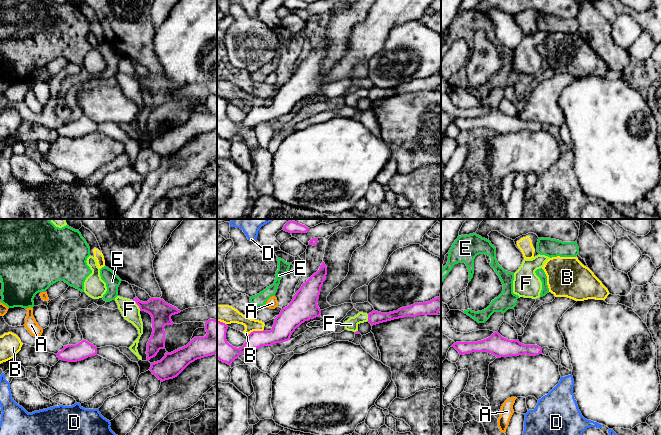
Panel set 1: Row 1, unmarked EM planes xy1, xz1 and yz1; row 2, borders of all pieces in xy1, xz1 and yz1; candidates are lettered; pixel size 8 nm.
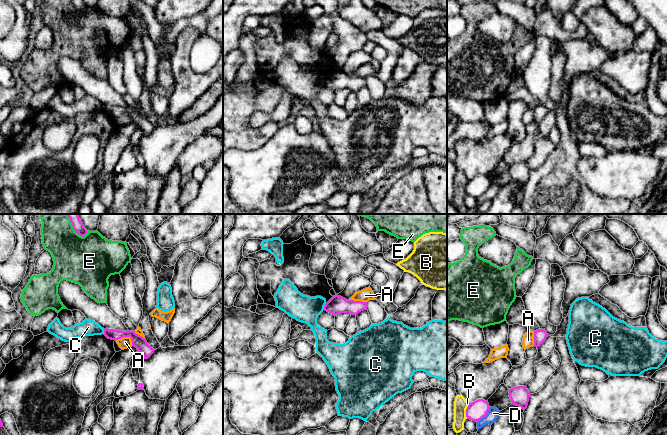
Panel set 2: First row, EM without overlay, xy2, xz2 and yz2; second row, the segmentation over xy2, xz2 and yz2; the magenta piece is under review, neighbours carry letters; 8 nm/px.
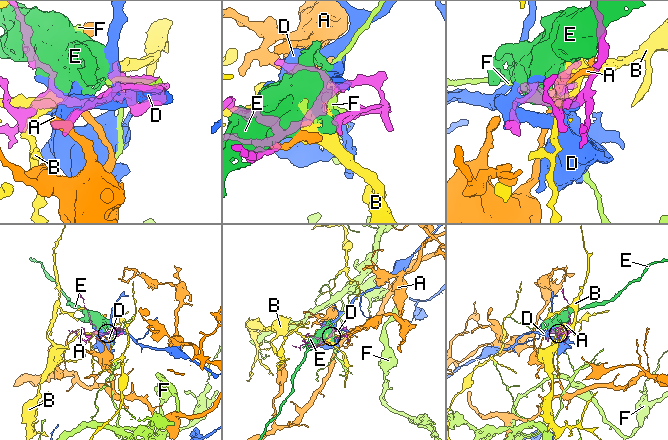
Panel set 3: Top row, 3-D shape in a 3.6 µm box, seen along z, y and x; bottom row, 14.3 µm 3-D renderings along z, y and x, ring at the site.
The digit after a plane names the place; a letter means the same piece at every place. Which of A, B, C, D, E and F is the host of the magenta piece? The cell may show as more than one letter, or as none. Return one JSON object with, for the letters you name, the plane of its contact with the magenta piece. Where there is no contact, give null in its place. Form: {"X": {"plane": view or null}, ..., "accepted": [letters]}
{"accepted": []}

